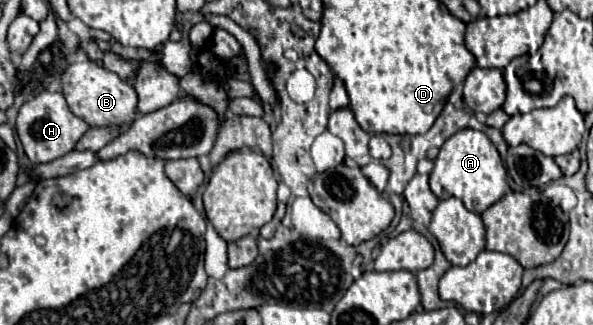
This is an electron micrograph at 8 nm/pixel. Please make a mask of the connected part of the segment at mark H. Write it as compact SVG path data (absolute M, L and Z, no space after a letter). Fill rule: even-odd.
M48 90L40 92L34 98L30 98L28 102L24 102L20 112L18 112L18 120L16 120L18 138L20 138L20 142L24 146L24 152L30 158L32 164L52 162L52 160L72 152L76 142L82 138L82 134L88 128L90 126L82 118L72 114L72 110L68 108L62 92L48 92Z

